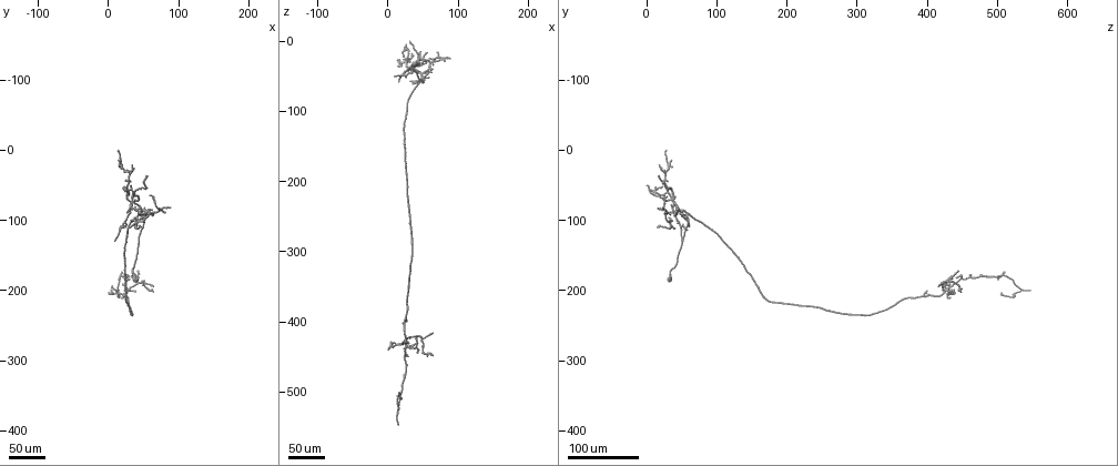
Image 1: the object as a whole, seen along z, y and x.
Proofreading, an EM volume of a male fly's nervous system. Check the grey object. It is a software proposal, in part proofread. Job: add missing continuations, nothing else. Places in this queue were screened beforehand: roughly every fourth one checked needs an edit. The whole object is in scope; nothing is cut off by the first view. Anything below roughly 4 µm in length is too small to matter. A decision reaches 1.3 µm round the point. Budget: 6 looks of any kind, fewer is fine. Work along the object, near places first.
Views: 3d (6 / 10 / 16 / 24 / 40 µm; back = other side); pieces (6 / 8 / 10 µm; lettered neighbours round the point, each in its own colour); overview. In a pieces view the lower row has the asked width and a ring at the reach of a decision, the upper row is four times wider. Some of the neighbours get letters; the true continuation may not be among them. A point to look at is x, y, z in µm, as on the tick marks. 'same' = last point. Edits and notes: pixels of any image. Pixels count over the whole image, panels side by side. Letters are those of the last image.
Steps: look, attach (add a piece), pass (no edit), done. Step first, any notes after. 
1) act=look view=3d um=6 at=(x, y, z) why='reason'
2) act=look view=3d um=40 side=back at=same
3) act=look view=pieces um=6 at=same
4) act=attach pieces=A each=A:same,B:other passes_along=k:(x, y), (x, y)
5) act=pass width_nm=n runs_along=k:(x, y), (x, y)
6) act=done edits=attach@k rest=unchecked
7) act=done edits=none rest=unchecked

act=look view=3d um=40 at=(35, 20, 20) why='long arm stops here'

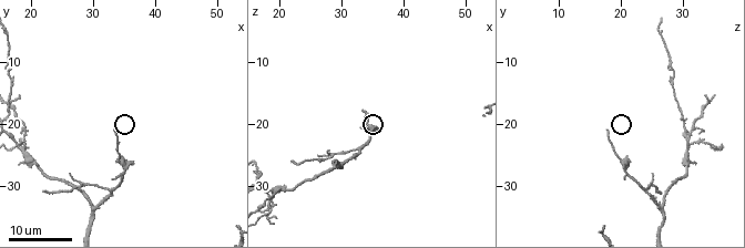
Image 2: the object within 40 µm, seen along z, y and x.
act=look view=pieces um=8 at=(34.0, 21.0, 18.0)

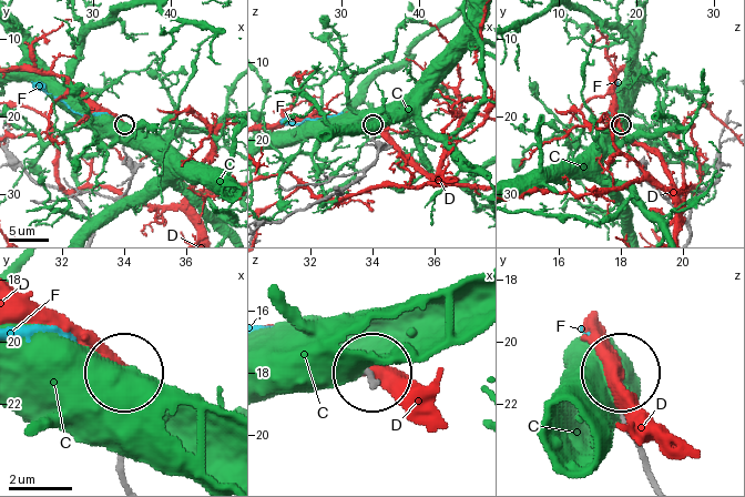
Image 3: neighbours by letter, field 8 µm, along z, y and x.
act=attach pieces=F each=C:other,D:other,F:same found='it goes on there'

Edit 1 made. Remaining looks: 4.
act=look view=overview

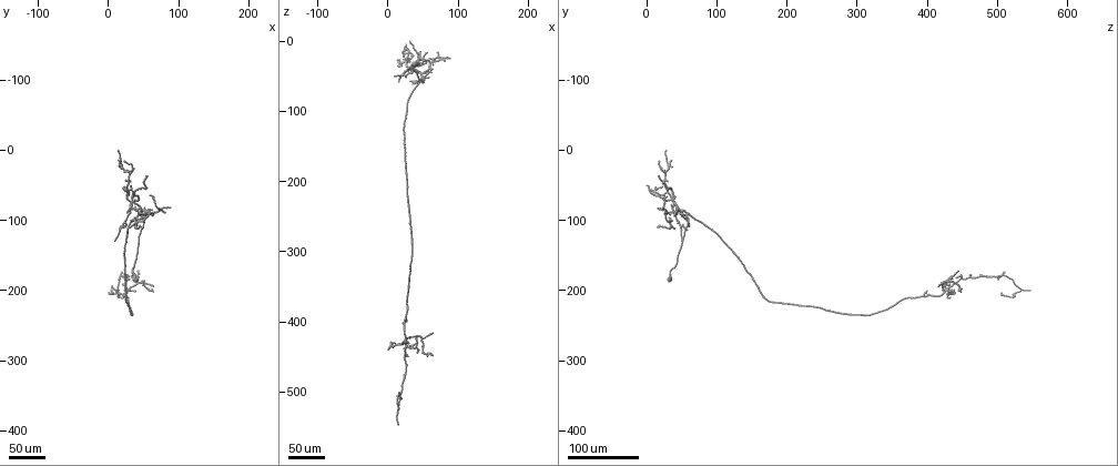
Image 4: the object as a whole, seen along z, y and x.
act=look view=3d um=24 at=(15, 15, 35) why='an open end'

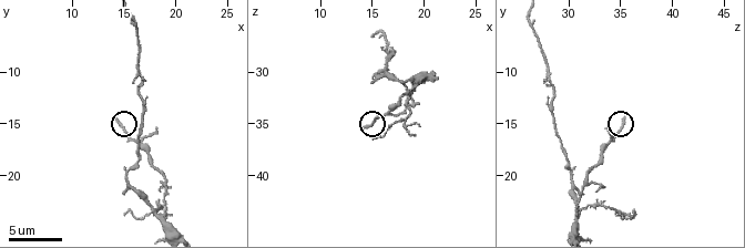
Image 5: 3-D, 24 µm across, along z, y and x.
act=look view=3d um=6 at=(14.4, 14.4, 35.2) why='zoom in'

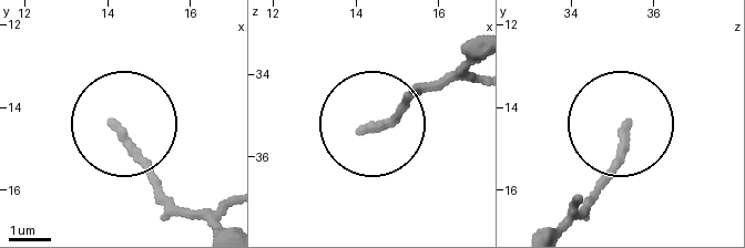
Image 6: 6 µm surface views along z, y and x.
act=look view=pieces um=10 at=(14.20, 14.40, 35.25)

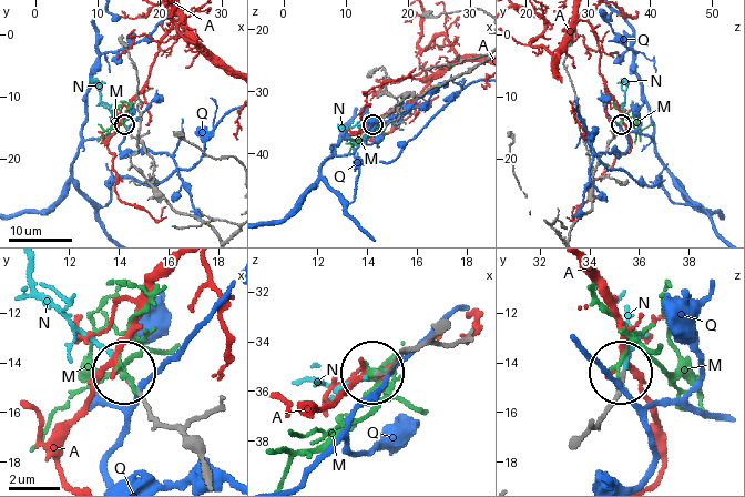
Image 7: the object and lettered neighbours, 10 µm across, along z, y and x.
act=attach pieces=N each=A:other,M:other,N:same,Q:other found='the cell continues'

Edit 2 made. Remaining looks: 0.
act=done edits=attach@3,attach@7 rest=unchecked

